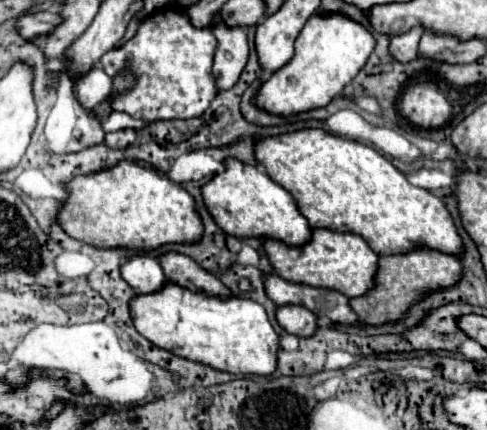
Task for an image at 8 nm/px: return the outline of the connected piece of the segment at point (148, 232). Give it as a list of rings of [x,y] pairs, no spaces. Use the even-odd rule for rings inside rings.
[[[120,162],[112,170],[100,174],[76,176],[68,184],[68,200],[60,210],[60,226],[76,240],[96,248],[130,248],[130,250],[154,250],[164,244],[196,244],[202,238],[204,224],[196,210],[196,200],[176,182],[166,178],[154,168],[142,168],[134,162]]]

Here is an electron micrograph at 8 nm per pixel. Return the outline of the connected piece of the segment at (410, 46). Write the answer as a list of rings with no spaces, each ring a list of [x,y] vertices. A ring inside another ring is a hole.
[[[414,26],[412,30],[398,34],[398,36],[390,36],[390,56],[402,64],[418,58],[418,42],[422,36],[422,26]]]

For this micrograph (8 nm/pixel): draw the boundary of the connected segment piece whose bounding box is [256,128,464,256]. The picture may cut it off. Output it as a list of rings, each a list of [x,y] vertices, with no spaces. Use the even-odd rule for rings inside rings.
[[[310,128],[258,140],[256,160],[294,196],[312,228],[358,234],[380,256],[408,254],[418,248],[452,256],[464,252],[446,204],[428,190],[412,186],[388,158],[366,144]]]

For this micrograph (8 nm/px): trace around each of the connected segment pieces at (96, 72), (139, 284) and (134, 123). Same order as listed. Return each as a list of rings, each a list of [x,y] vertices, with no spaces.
[[[94,68],[76,82],[74,90],[76,90],[76,98],[78,98],[80,106],[84,110],[92,112],[100,102],[104,102],[108,98],[108,94],[112,90],[112,78],[104,70]]]
[[[134,256],[122,264],[122,278],[138,292],[138,294],[152,294],[168,284],[164,270],[156,258],[150,256]]]
[[[114,110],[106,120],[102,120],[102,128],[104,128],[106,132],[116,132],[116,130],[124,130],[124,128],[138,130],[138,128],[140,128],[140,120],[134,120],[132,116]]]

